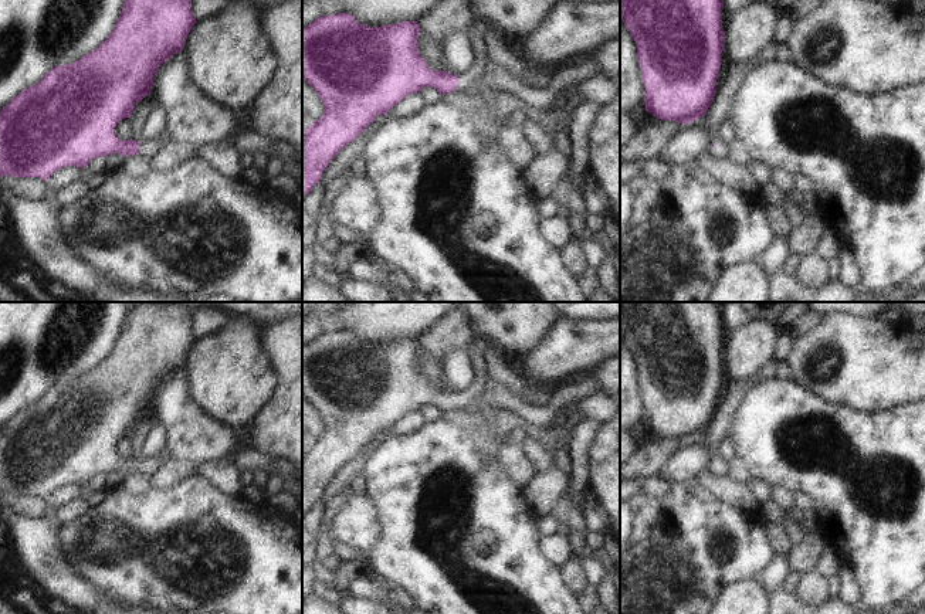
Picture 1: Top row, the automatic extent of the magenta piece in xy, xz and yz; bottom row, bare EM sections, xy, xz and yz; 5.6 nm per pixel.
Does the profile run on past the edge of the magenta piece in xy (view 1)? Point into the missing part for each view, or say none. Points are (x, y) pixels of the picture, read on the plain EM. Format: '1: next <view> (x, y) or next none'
1: next xy (148, 465)

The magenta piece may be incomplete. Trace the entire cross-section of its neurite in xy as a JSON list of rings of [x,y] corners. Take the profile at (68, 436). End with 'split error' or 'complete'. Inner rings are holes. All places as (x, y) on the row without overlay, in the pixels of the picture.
[[[133,302],[113,349],[99,364],[68,383],[55,383],[0,428],[0,493],[47,499],[54,489],[65,484],[84,486],[98,474],[153,475],[166,462],[163,457],[121,458],[115,445],[131,435],[139,418],[152,411],[159,384],[183,369],[196,339],[192,309]]] | split error

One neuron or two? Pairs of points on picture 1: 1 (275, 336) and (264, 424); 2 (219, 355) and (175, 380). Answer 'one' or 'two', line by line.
1: one
2: two

